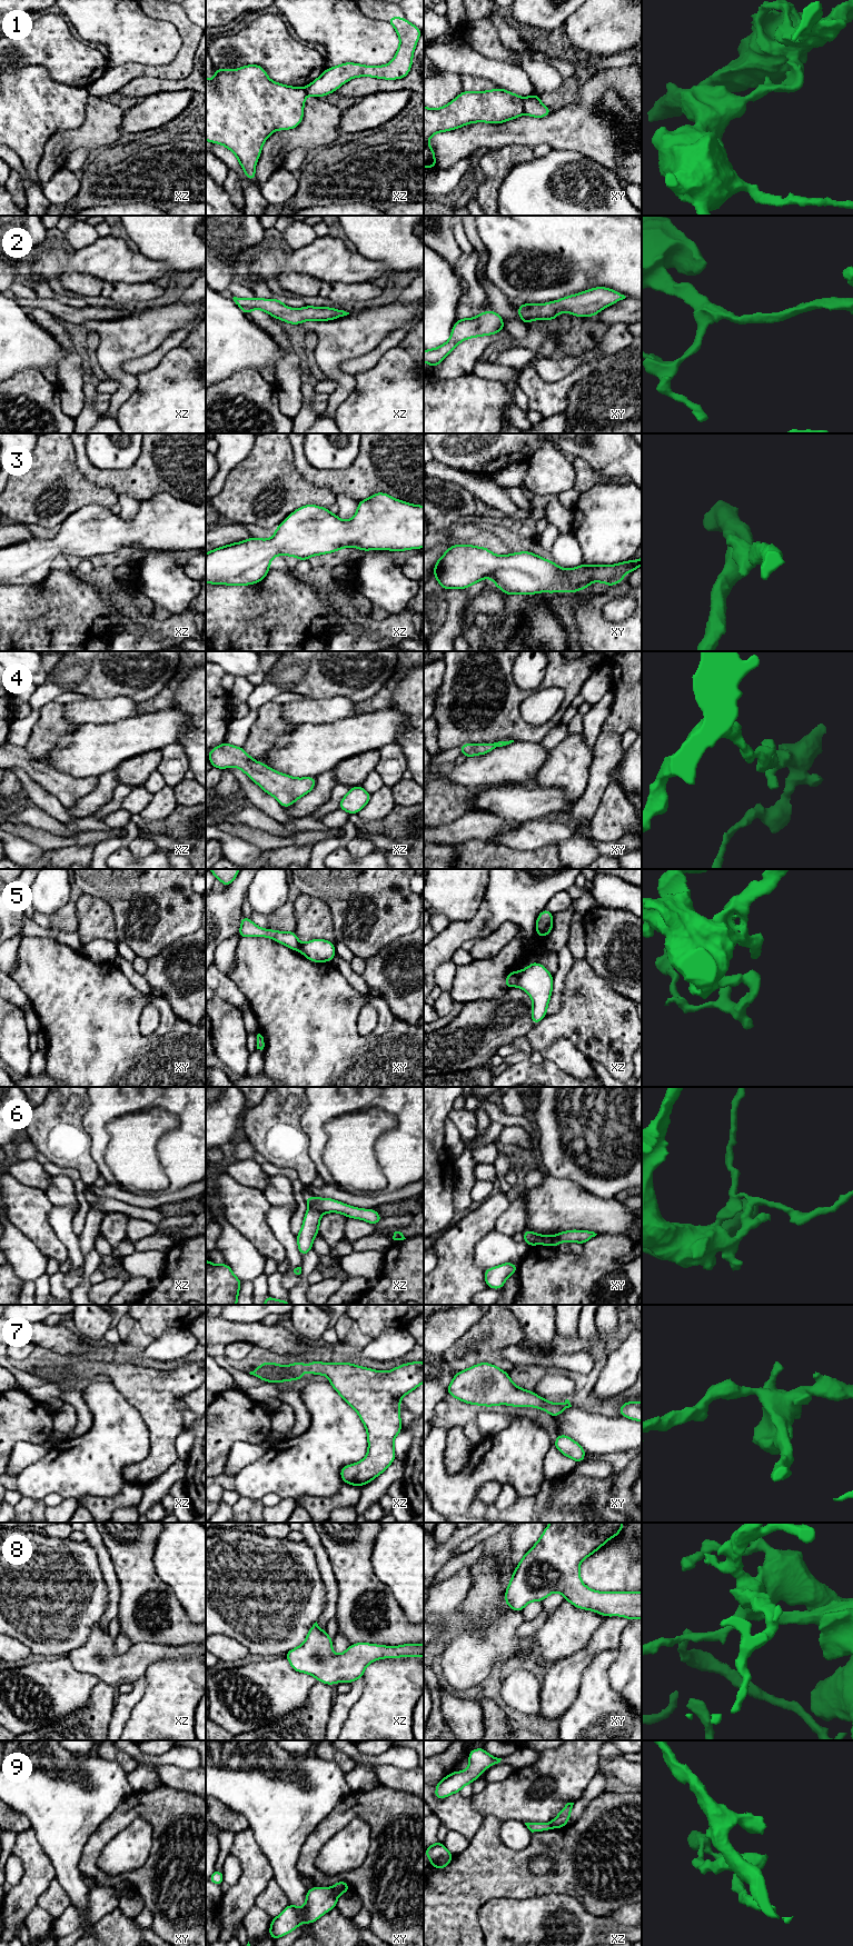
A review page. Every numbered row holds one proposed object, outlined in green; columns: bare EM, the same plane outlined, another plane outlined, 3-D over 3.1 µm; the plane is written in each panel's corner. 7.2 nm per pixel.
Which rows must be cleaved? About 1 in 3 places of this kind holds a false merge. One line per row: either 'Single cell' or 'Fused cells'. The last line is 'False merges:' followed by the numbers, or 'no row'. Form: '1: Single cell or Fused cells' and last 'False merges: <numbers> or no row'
1: Fused cells
2: Single cell
3: Single cell
4: Single cell
5: Fused cells
6: Fused cells
7: Single cell
8: Single cell
9: Fused cells
False merges: 1, 5, 6, 9

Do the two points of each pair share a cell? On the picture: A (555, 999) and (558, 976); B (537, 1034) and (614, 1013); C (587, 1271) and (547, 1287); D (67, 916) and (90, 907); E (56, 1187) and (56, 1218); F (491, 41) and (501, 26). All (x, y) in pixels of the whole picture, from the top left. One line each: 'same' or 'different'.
A: same
B: same
C: same
D: different
E: different
F: different

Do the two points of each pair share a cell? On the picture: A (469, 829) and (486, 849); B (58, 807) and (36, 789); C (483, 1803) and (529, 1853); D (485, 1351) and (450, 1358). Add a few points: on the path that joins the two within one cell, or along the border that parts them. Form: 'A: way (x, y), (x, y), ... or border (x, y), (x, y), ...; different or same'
A: border (491, 839), (455, 842); different
B: way (52, 806), (41, 795); same
C: border (483, 1815), (492, 1815), (502, 1820); different
D: way (476, 1354), (468, 1360), (459, 1360); same

